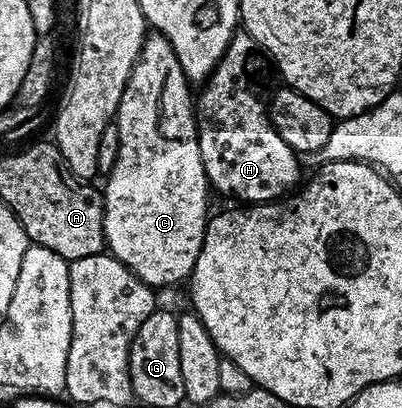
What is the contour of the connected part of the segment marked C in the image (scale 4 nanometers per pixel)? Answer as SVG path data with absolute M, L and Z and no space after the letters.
M156 32L150 33L146 37L141 55L137 58L135 68L131 72L131 76L125 85L123 96L119 100L119 108L115 125L119 132L119 156L115 160L115 164L111 168L111 172L104 179L103 185L104 206L103 212L103 232L105 233L105 245L108 253L118 258L123 265L131 272L135 272L135 276L139 280L143 280L148 286L160 288L160 286L173 286L176 282L184 283L186 279L192 275L195 268L195 260L199 256L199 248L203 244L203 236L205 235L205 223L207 221L207 213L205 209L209 206L209 194L211 195L211 187L209 181L205 179L205 169L203 168L203 156L199 148L199 140L197 139L198 115L195 113L195 98L189 95L191 83L185 77L183 68L179 64L179 56L175 56L175 48L171 48L171 44L164 36Z

